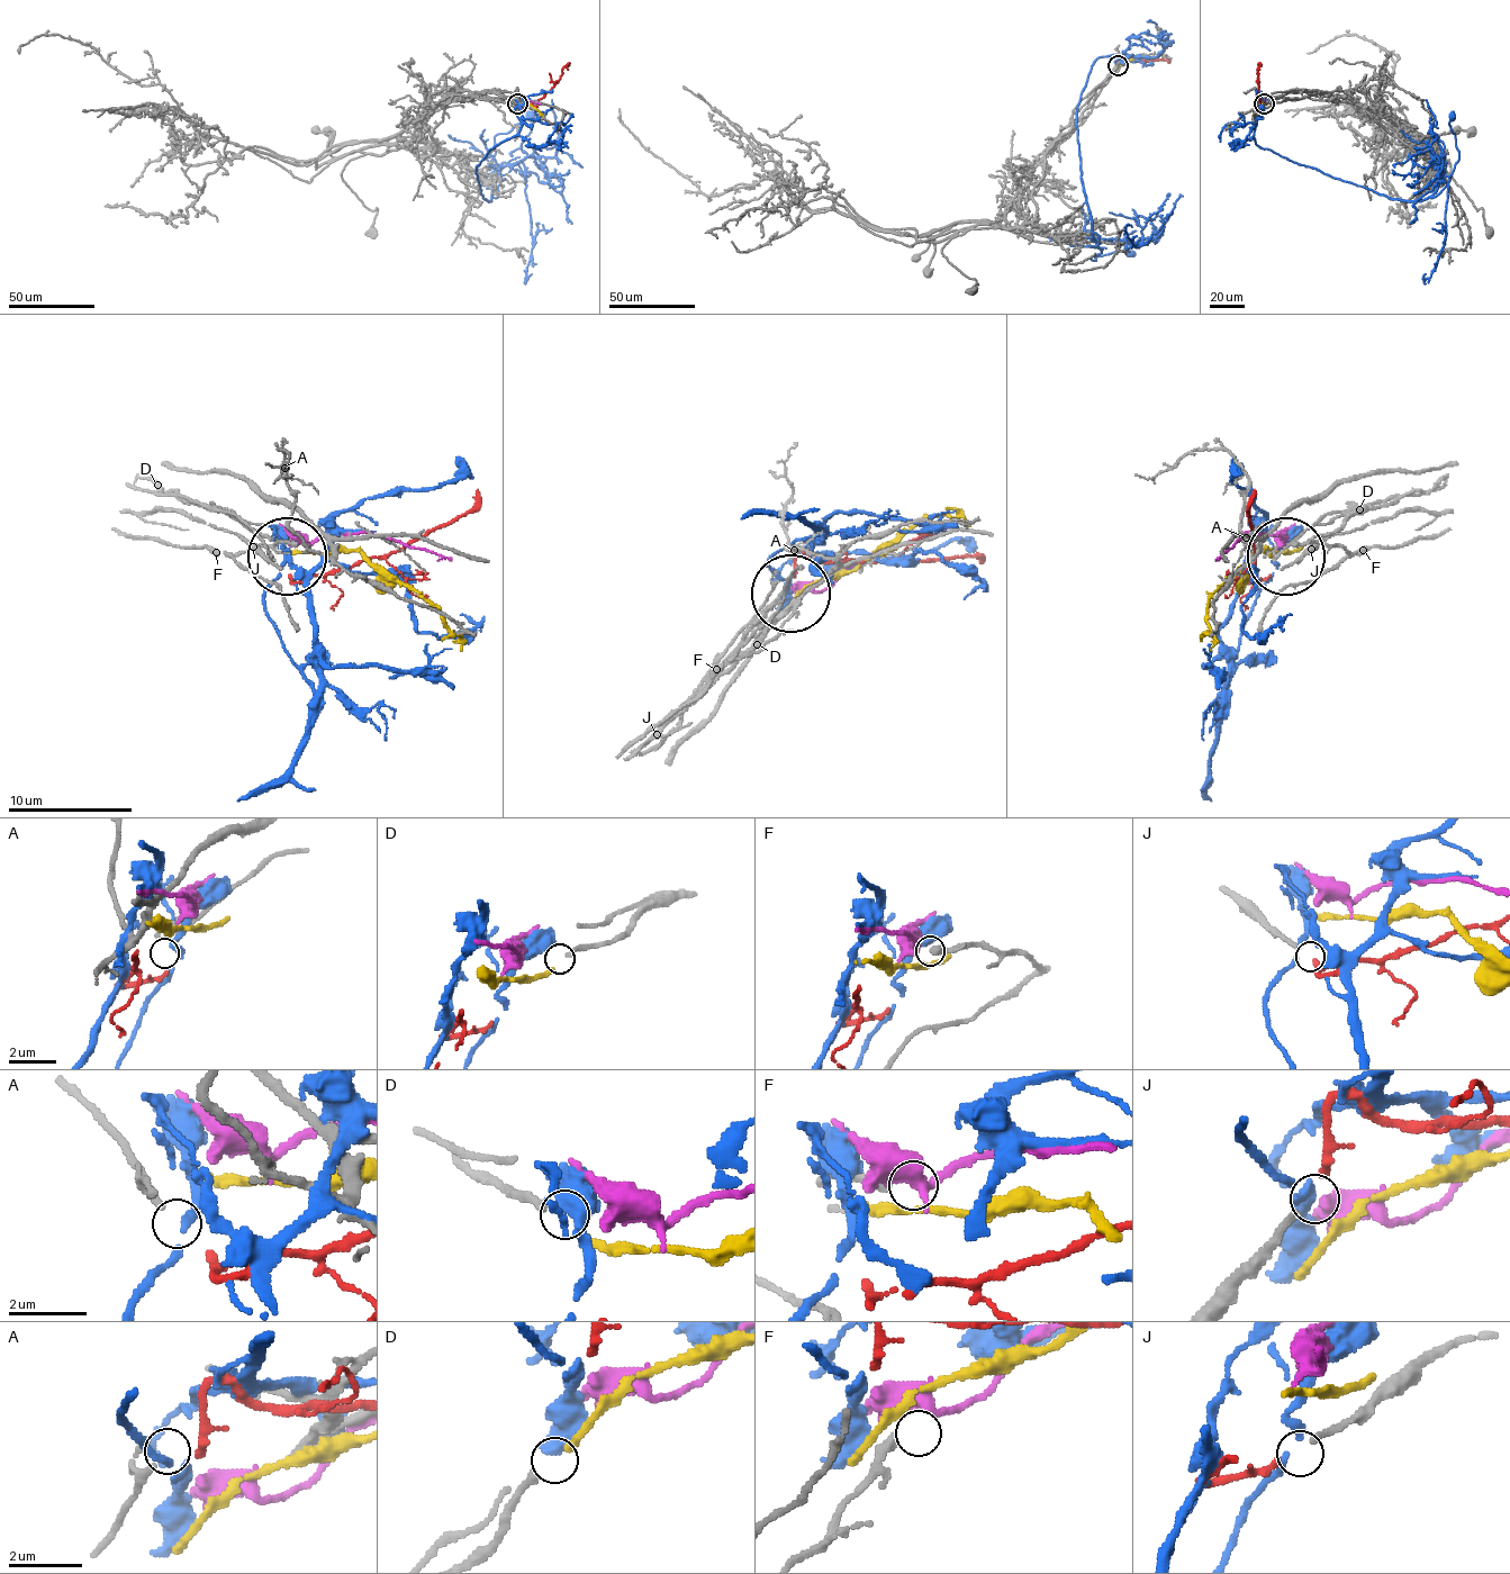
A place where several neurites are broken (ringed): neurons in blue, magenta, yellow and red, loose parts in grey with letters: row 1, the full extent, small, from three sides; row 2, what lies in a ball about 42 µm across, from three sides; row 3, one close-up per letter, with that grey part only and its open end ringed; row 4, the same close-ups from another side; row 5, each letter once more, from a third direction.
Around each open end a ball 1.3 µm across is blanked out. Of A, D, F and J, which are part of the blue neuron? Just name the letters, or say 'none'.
none

